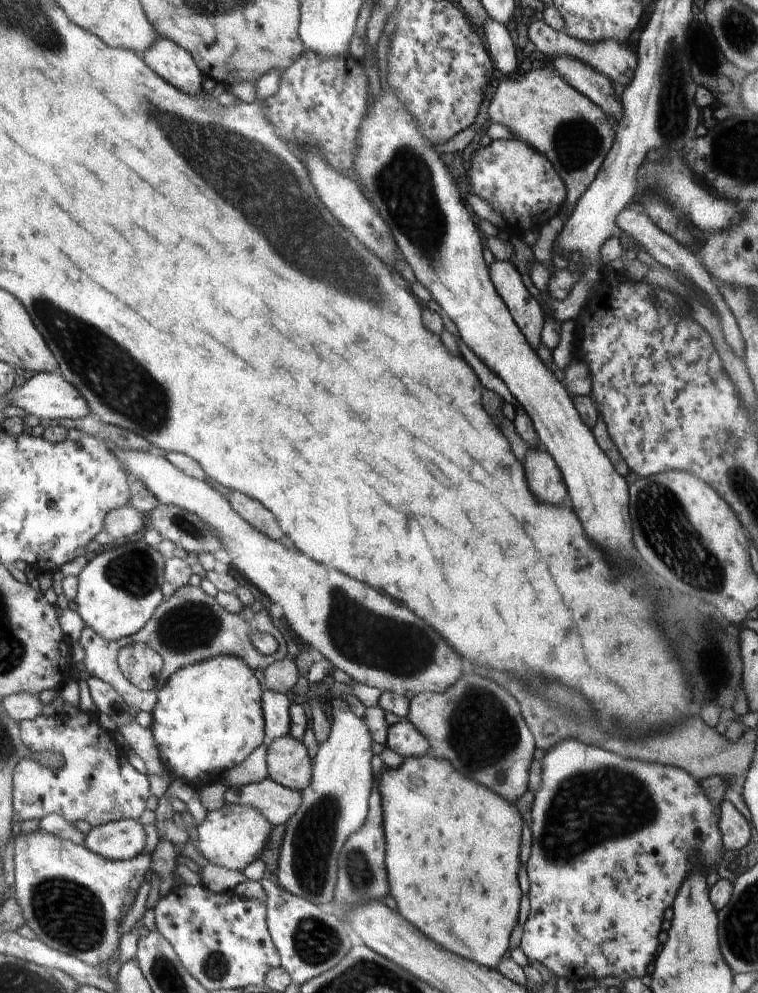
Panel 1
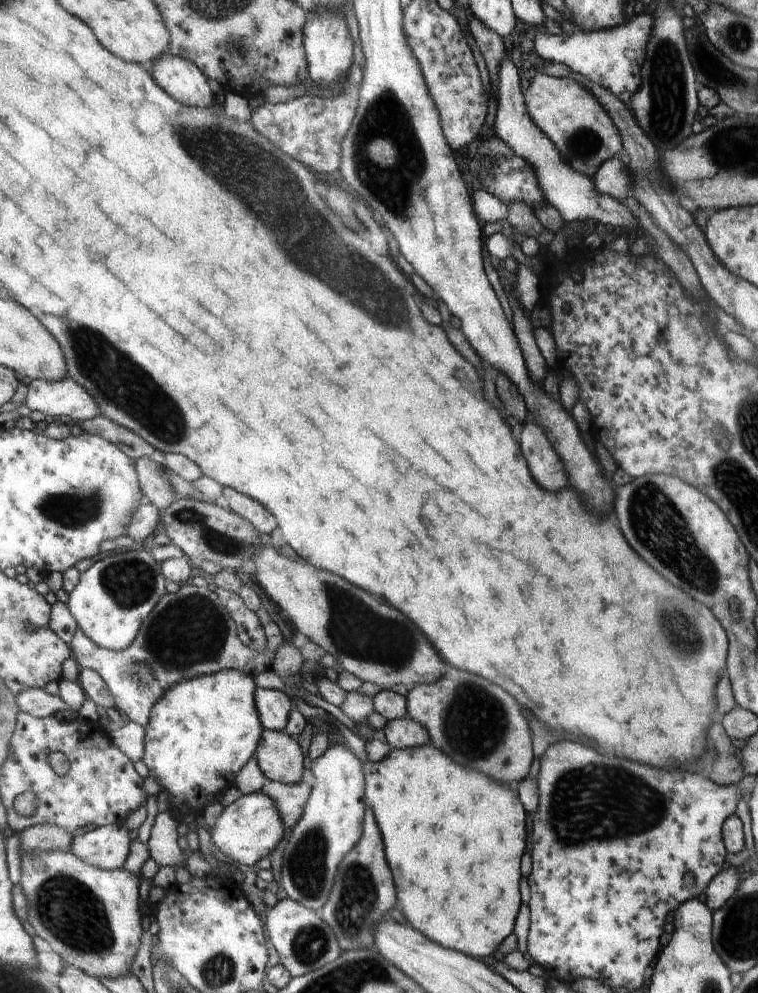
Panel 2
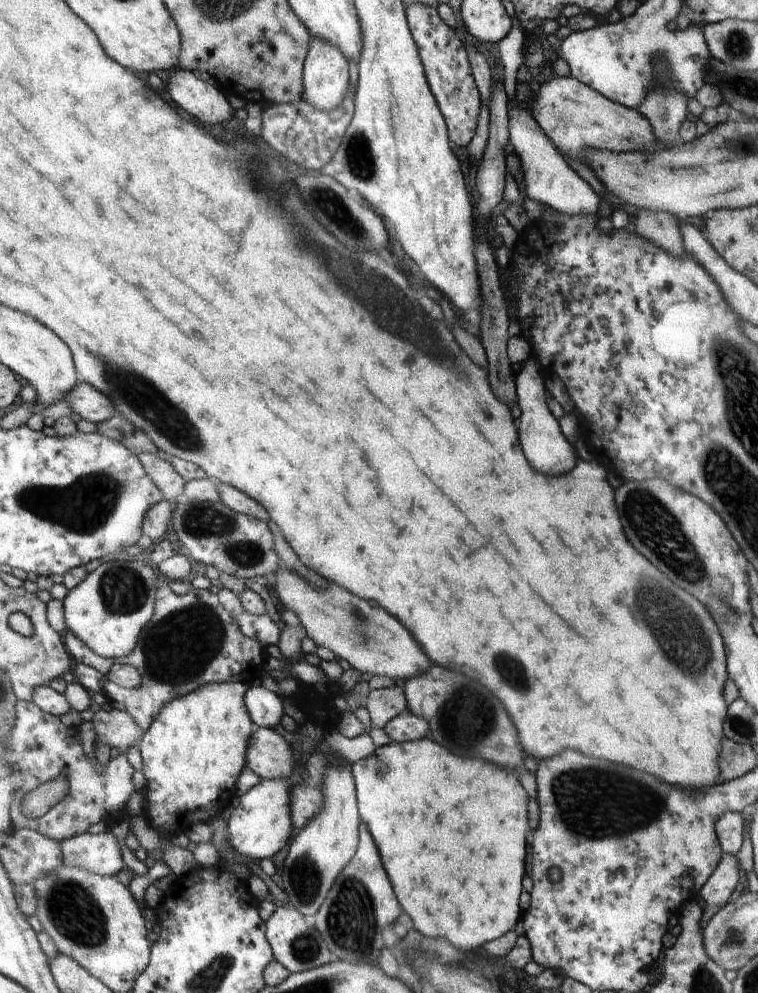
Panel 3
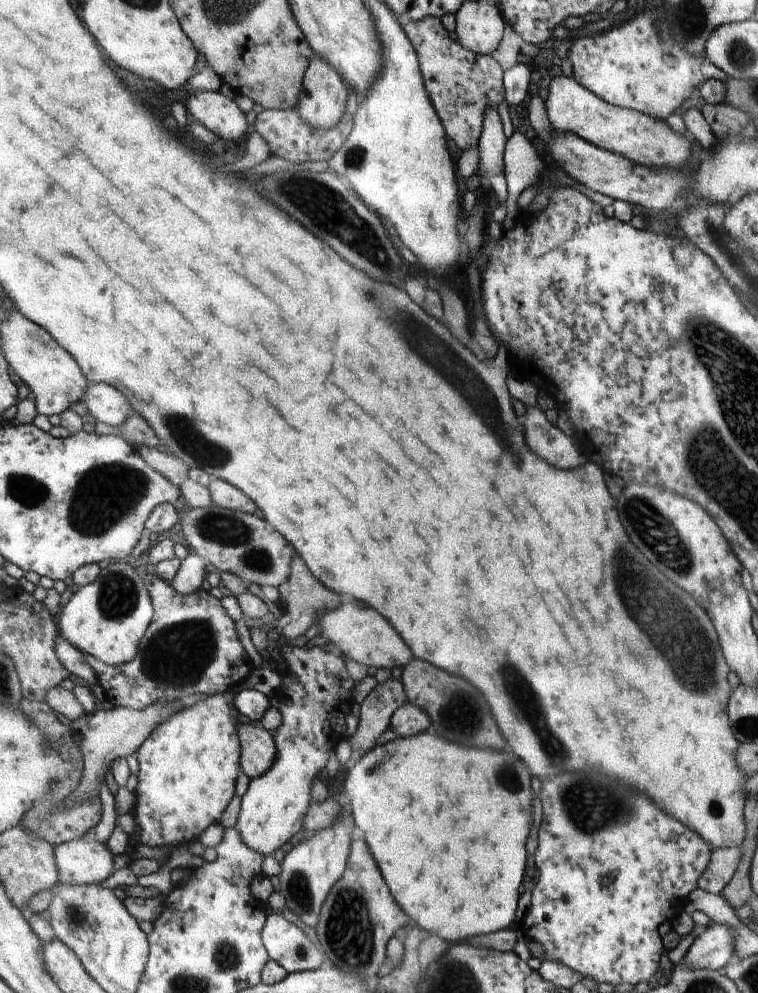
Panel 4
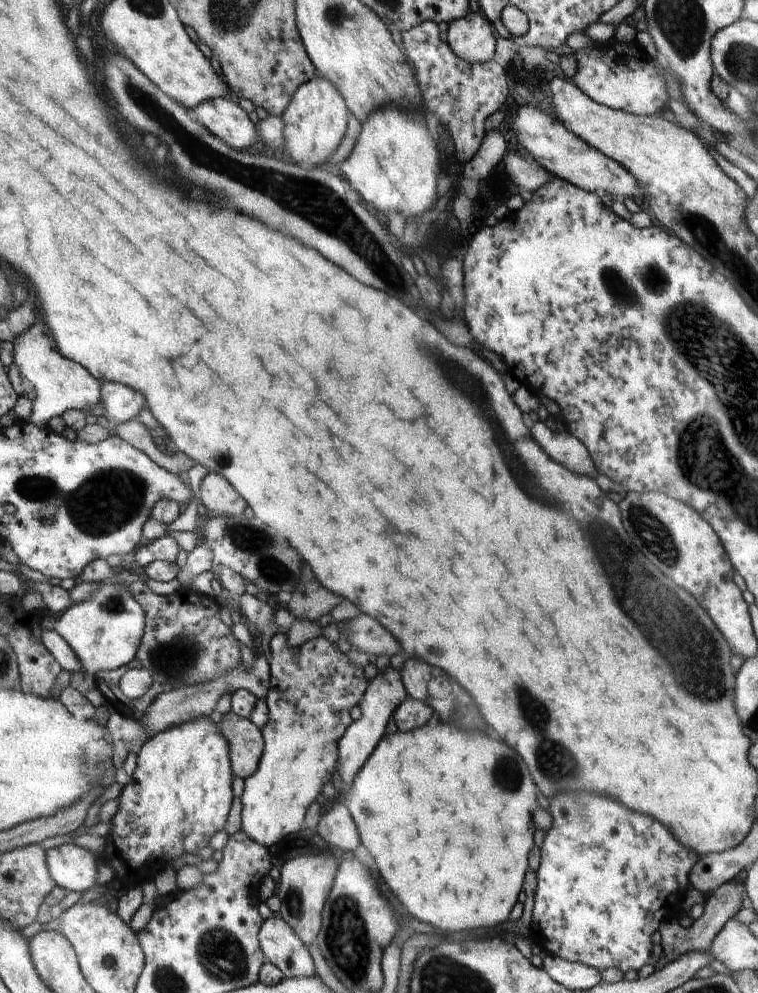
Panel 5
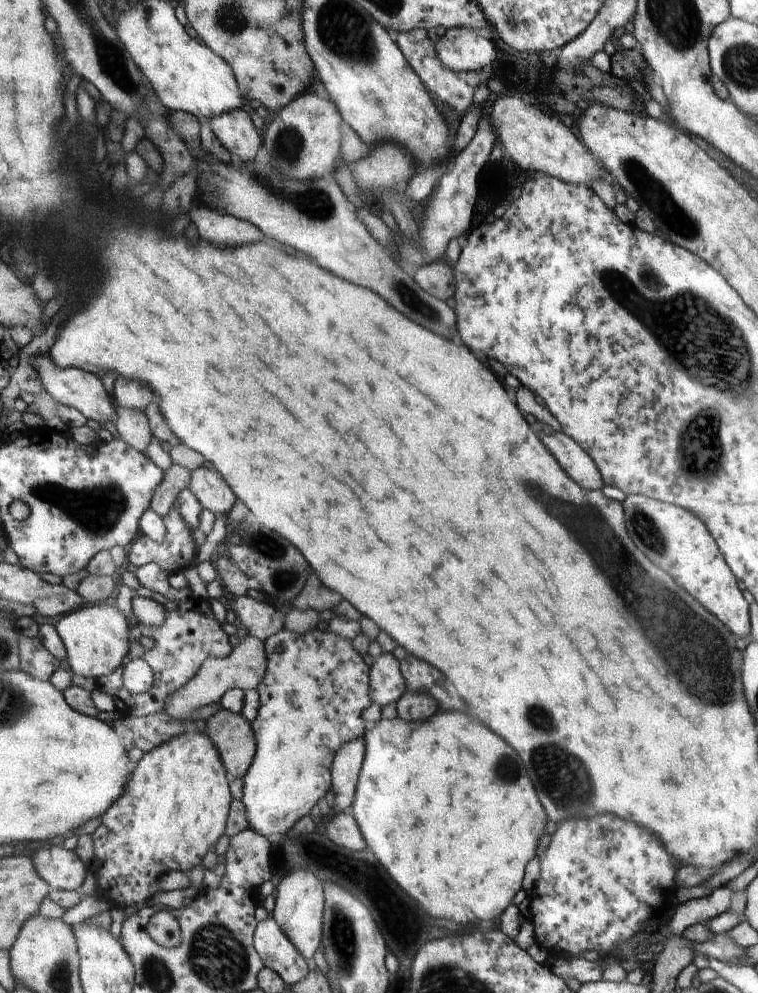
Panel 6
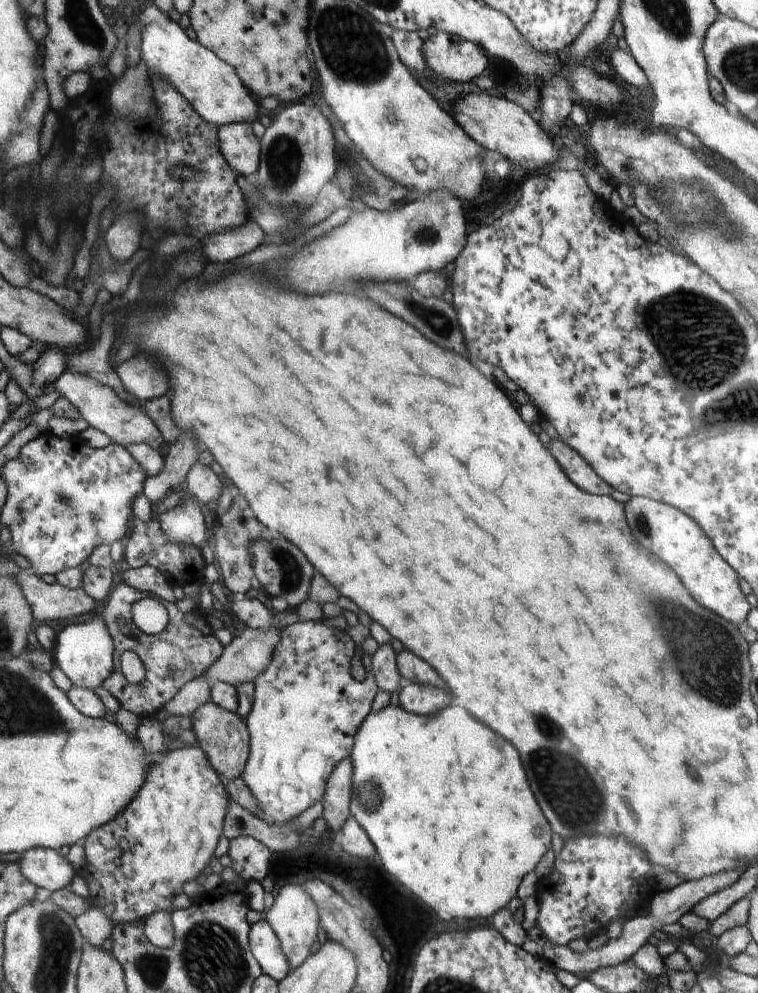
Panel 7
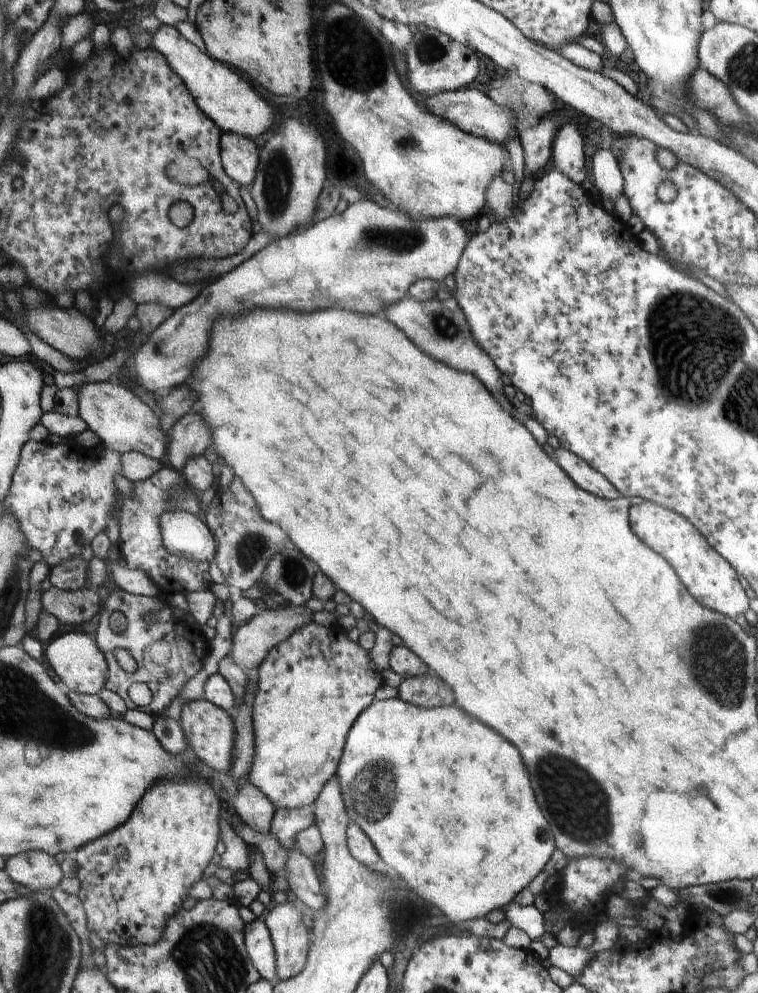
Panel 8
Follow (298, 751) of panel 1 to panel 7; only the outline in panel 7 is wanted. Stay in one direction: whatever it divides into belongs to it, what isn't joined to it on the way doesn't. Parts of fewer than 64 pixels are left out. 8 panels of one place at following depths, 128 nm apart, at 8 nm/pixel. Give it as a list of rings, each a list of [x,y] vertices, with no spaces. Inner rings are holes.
[[[214,701],[198,708],[192,715],[192,720],[194,720],[194,730],[200,739],[200,744],[208,754],[212,766],[231,780],[241,777],[245,772],[250,751],[250,733],[246,728],[245,720],[241,719],[238,713]]]

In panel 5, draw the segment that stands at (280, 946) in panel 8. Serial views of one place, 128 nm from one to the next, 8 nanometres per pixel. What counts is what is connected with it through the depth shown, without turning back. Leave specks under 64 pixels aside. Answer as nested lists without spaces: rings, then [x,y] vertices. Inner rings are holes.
[[[326,852],[323,855],[299,855],[295,858],[287,860],[279,870],[281,877],[276,886],[276,894],[281,900],[280,910],[276,915],[284,922],[289,923],[290,928],[301,938],[301,941],[308,947],[312,943],[316,943],[318,933],[321,932],[321,917],[324,916],[324,902],[328,900],[328,894],[330,894],[332,884],[334,884],[336,872],[339,864],[334,862],[332,855]]]

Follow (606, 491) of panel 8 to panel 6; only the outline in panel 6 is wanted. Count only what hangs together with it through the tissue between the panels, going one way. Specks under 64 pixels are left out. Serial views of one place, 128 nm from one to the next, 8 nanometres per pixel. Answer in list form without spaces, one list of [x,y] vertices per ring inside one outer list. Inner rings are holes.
[[[561,430],[555,434],[540,433],[538,438],[542,438],[542,442],[550,448],[550,454],[554,455],[571,477],[574,476],[574,481],[578,480],[578,484],[588,490],[602,490],[605,484],[597,463],[573,438]]]

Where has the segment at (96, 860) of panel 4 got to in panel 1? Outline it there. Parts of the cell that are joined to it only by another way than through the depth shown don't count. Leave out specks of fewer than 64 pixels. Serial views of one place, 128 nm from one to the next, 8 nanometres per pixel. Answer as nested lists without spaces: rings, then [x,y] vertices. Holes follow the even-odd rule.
[[[138,819],[114,821],[93,827],[87,835],[86,846],[110,860],[134,860],[148,846],[148,830]]]

